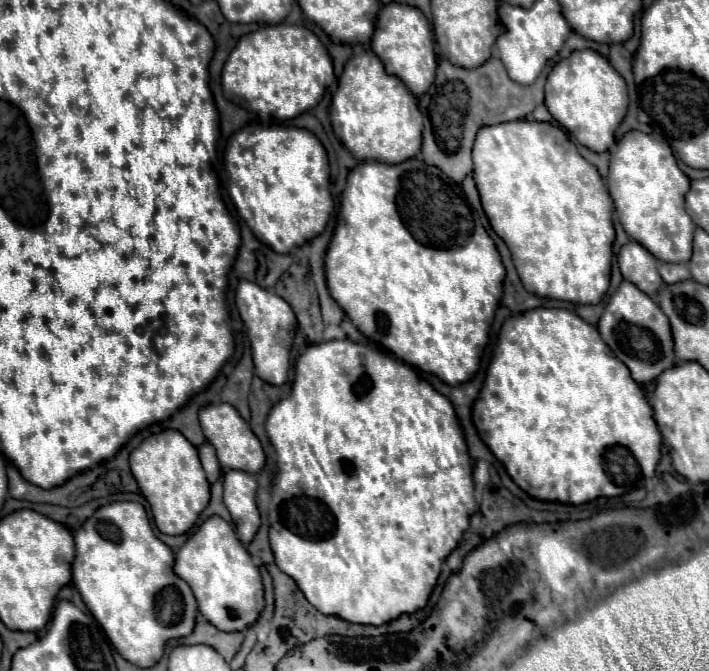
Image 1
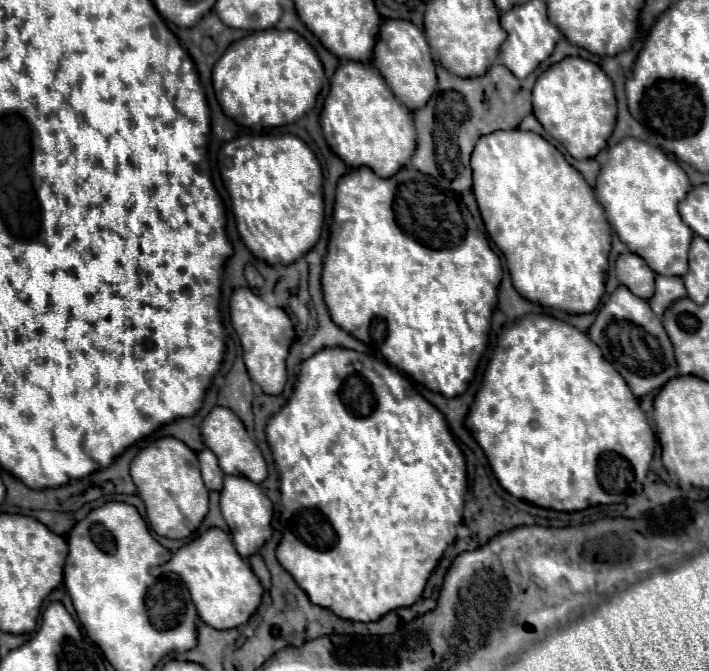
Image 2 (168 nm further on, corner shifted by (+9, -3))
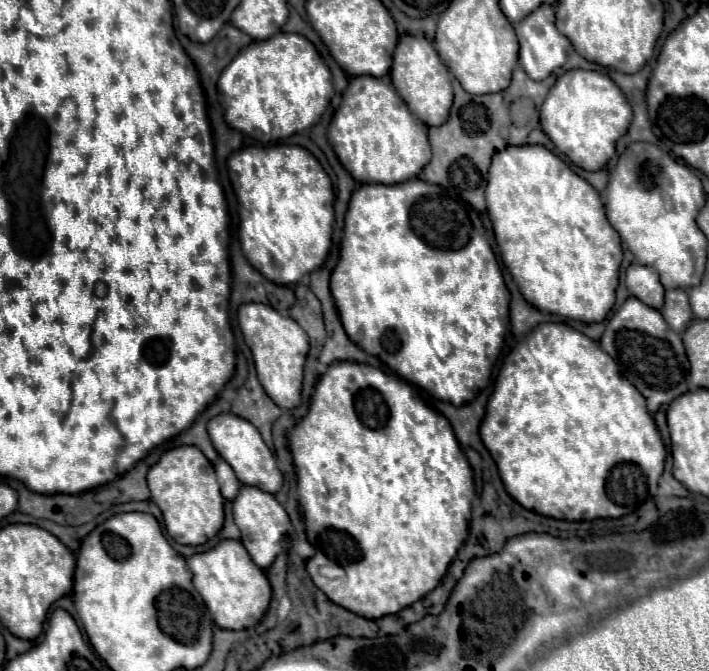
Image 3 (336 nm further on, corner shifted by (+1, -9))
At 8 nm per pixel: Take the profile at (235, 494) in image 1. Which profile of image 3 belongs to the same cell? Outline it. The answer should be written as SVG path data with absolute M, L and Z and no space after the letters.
M243 486L239 496L233 500L233 518L241 530L241 542L251 554L253 562L259 568L267 568L283 550L283 540L291 530L291 522L285 508L275 500L273 494L267 494L255 486Z

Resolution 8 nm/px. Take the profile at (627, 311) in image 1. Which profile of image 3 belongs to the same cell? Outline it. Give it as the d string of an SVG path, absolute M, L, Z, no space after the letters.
M633 296L609 320L601 348L615 360L621 374L647 398L647 410L653 414L689 390L689 360L681 336L667 326L659 310L645 306Z

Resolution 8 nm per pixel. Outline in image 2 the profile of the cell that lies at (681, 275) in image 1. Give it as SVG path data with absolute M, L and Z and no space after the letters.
M655 276L655 294L649 300L651 310L657 316L663 316L667 304L671 304L671 300L677 300L683 294L685 286L679 276Z

